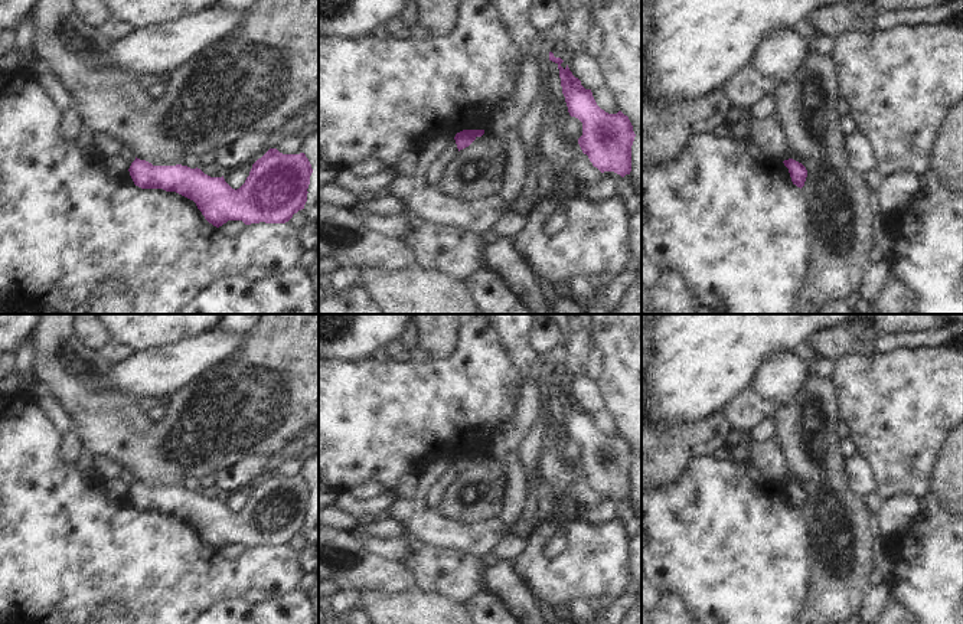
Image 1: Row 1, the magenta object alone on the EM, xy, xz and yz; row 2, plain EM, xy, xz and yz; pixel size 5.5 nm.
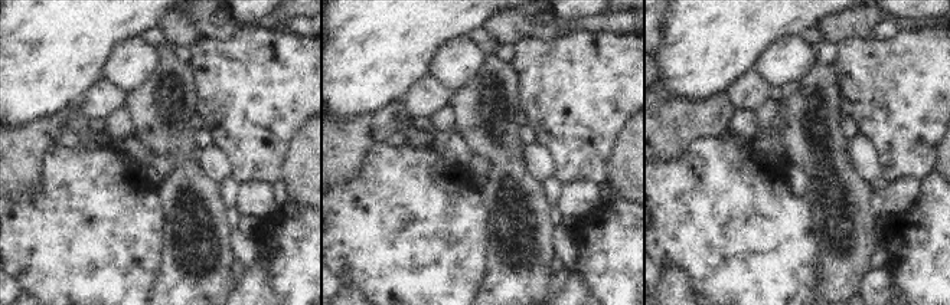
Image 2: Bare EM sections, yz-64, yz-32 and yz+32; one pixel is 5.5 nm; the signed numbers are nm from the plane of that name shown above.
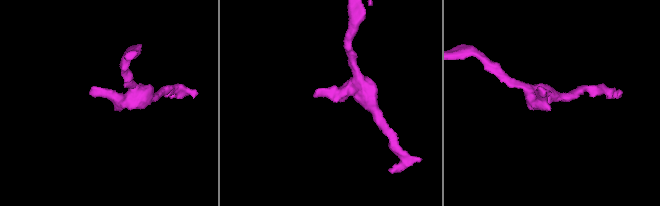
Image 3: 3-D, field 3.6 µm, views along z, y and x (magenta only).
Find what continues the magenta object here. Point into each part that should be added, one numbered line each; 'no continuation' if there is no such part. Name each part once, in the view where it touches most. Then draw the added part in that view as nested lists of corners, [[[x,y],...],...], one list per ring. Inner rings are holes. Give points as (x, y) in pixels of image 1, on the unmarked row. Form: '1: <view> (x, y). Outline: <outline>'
no continuation

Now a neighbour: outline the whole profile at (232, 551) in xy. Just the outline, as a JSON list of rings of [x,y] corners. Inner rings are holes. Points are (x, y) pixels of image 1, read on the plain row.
[[[228,543],[219,549],[218,553],[228,561],[235,561],[244,553],[244,551],[245,546],[242,543]]]

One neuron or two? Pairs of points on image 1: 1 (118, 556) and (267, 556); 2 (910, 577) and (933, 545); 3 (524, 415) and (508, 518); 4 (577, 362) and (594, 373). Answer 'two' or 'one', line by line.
1: one
2: one
3: one
4: two

